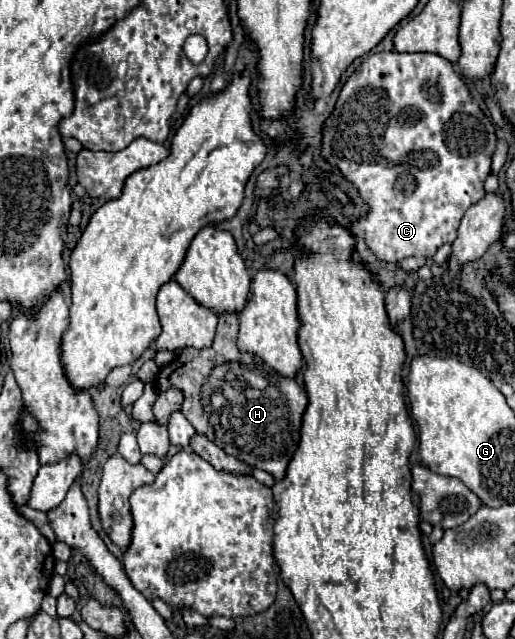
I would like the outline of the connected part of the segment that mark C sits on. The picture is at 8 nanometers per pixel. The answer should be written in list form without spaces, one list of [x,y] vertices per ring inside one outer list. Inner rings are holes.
[[[380,51],[380,53],[370,53],[362,59],[360,67],[350,75],[350,79],[342,85],[342,91],[338,95],[336,107],[332,111],[332,115],[324,121],[322,125],[322,145],[320,145],[320,157],[324,161],[328,161],[330,165],[334,165],[336,169],[340,169],[340,173],[352,183],[352,187],[358,191],[360,199],[364,201],[364,205],[368,205],[368,213],[358,217],[356,221],[352,221],[348,225],[348,229],[362,237],[366,241],[366,245],[374,251],[374,255],[380,261],[386,263],[400,263],[406,257],[426,257],[430,259],[442,245],[452,243],[456,239],[460,221],[466,213],[468,207],[472,207],[474,203],[478,203],[486,193],[484,193],[484,181],[490,175],[490,163],[492,163],[492,155],[496,149],[496,133],[494,133],[494,125],[492,121],[484,115],[484,111],[480,109],[480,105],[472,99],[468,85],[464,83],[464,79],[458,75],[456,67],[436,55],[436,53],[398,53],[398,51]],[[446,123],[448,127],[452,127],[452,131],[448,133],[448,145],[446,145]]]

